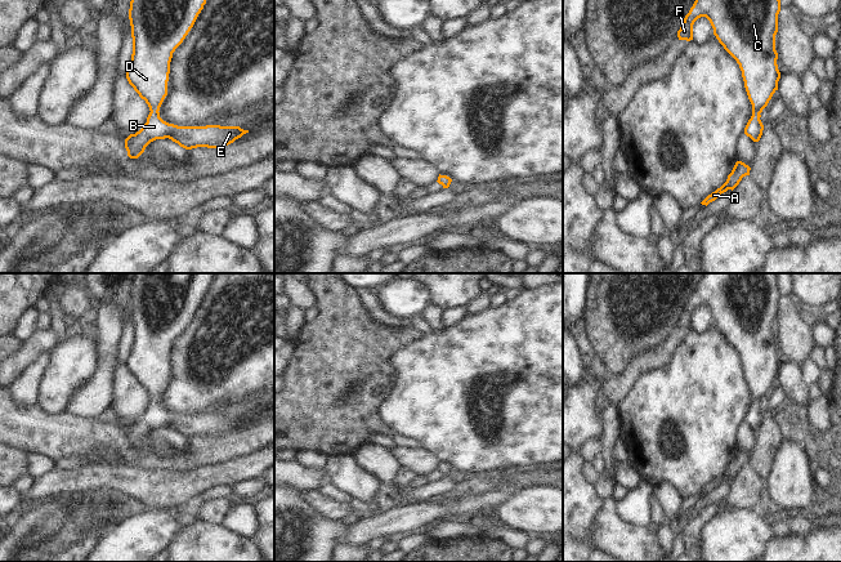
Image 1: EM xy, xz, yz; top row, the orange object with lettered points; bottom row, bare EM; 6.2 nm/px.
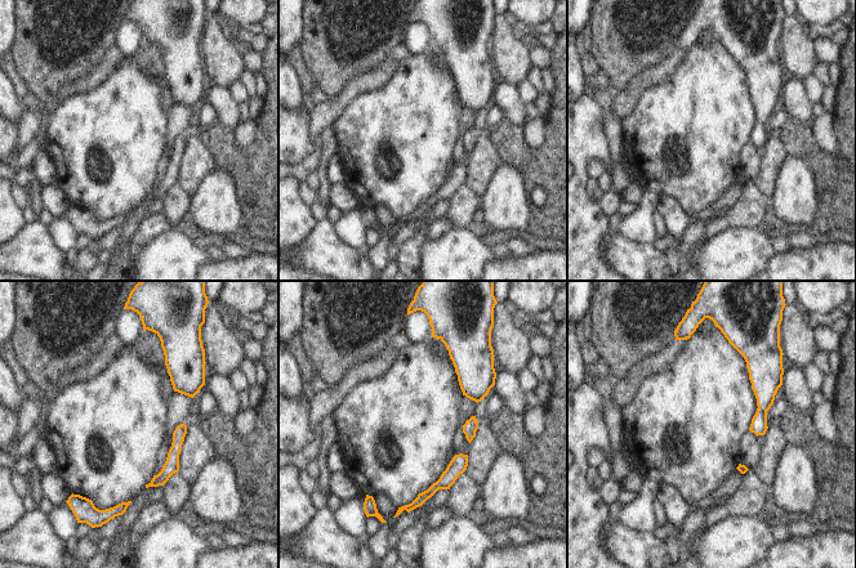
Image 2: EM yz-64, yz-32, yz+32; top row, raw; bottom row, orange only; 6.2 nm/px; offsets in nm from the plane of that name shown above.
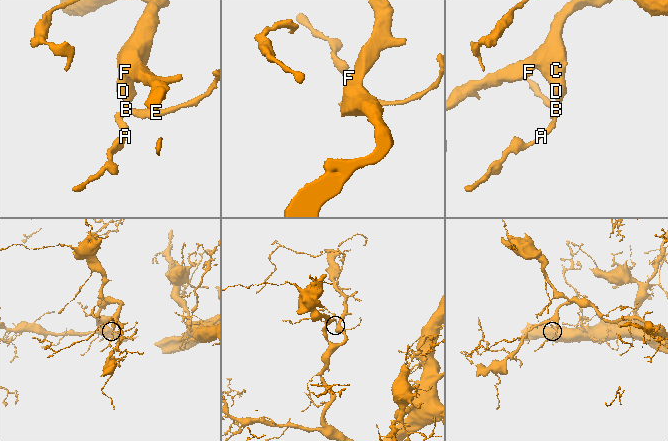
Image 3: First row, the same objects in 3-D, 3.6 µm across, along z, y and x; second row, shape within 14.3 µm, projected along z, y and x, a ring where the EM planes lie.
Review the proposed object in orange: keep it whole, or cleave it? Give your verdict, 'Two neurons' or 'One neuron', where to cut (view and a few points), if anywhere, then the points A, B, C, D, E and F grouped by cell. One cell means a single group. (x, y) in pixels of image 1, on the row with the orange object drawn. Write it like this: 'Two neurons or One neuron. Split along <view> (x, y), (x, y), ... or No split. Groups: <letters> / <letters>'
One neuron. No split. Groups: A B C D E F.

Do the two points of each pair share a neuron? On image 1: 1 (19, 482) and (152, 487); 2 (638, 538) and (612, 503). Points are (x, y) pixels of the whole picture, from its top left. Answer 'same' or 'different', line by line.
1: different
2: same

